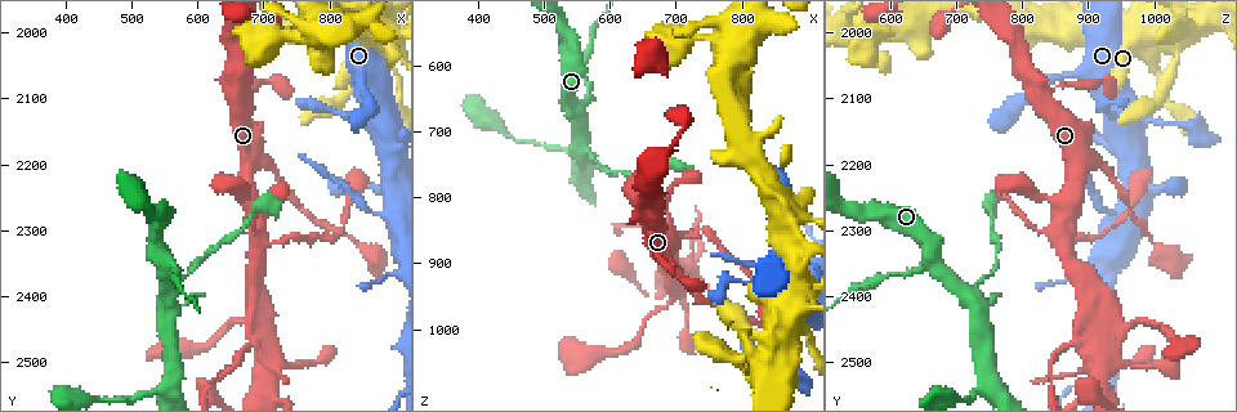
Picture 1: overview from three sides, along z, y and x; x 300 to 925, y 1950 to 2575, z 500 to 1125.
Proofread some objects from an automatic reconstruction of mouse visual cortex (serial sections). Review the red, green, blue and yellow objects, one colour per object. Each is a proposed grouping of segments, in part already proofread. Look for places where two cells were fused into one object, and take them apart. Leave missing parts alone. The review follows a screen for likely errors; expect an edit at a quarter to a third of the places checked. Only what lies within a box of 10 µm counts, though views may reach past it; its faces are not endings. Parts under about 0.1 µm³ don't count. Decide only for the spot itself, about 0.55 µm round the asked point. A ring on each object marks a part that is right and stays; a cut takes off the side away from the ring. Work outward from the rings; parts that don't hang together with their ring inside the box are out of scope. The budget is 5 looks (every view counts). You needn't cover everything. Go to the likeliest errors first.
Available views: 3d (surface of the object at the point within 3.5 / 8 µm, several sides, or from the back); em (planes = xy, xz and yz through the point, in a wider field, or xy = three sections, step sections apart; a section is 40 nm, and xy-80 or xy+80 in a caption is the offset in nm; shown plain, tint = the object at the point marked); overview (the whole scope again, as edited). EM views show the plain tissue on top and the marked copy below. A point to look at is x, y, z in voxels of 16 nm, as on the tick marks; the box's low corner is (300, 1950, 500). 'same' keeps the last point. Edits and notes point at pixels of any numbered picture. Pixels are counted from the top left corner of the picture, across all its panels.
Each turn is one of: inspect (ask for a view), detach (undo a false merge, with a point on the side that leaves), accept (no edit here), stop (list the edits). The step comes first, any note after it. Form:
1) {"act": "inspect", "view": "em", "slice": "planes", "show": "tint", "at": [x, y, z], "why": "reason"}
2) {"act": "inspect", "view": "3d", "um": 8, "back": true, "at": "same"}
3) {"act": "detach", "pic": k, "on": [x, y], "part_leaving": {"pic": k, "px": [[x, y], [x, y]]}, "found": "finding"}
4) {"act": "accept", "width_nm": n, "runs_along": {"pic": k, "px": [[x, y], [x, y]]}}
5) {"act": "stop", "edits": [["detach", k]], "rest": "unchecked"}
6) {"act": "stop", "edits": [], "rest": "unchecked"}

{"act": "inspect", "view": "3d", "um": 8, "at": [740, 2310, 855], "why": "narrows sharply"}

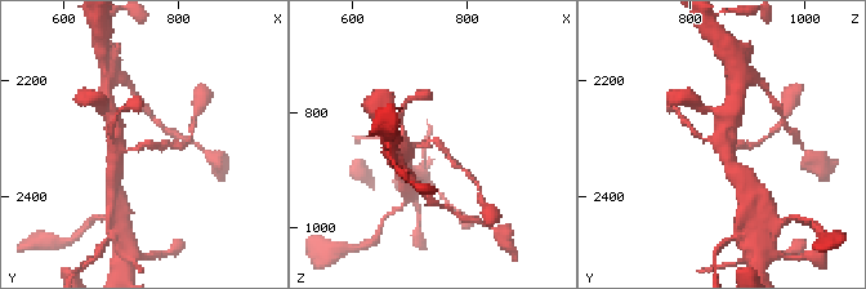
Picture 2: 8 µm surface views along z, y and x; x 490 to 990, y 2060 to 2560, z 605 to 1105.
{"act": "inspect", "view": "em", "slice": "xy", "step": 1, "show": "tint", "at": "same", "arm_widths_nm": [100, 450], "why": "now the EM"}

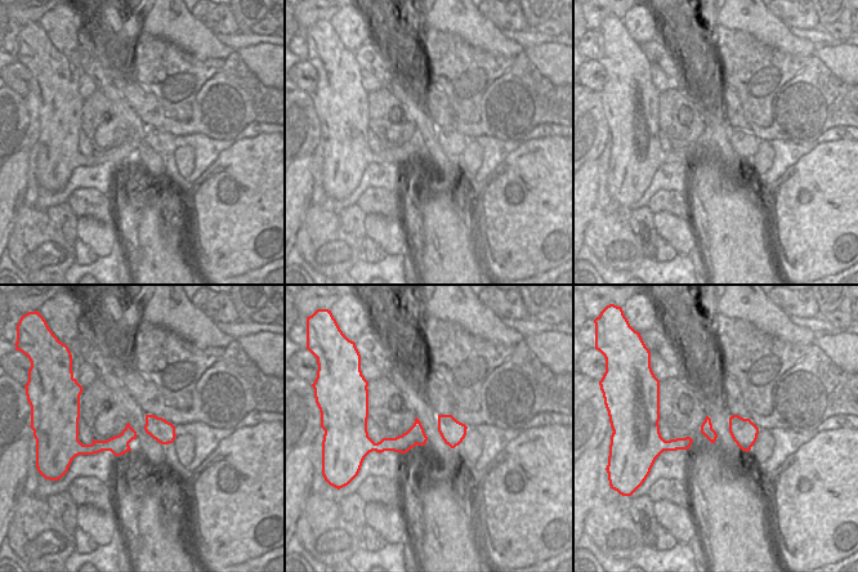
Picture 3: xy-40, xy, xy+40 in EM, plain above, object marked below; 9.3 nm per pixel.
{"act": "accept", "runs_along": {"pic": 3, "px": [[423, 437], [376, 446]]}, "found": "continuous, no second cell"}

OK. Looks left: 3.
{"act": "inspect", "view": "3d", "um": 3.5, "at": [550, 2355, 670], "why": "narrows sharply"}

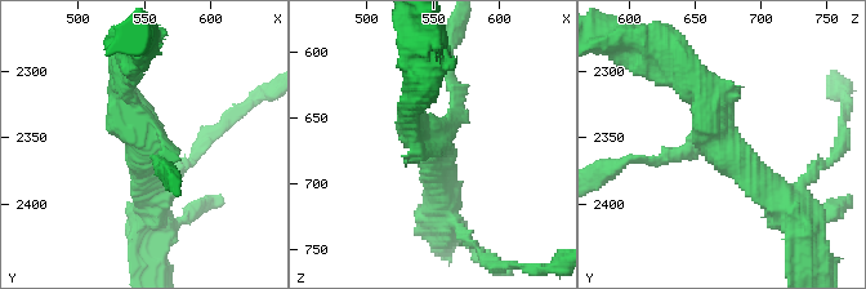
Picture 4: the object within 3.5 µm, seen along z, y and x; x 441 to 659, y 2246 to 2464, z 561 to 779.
{"act": "inspect", "view": "em", "slice": "xy", "step": 2, "show": "tint", "at": [552, 2350, 666], "arms": 3, "arm_widths_nm": [150, 250, 350], "why": "now the EM"}

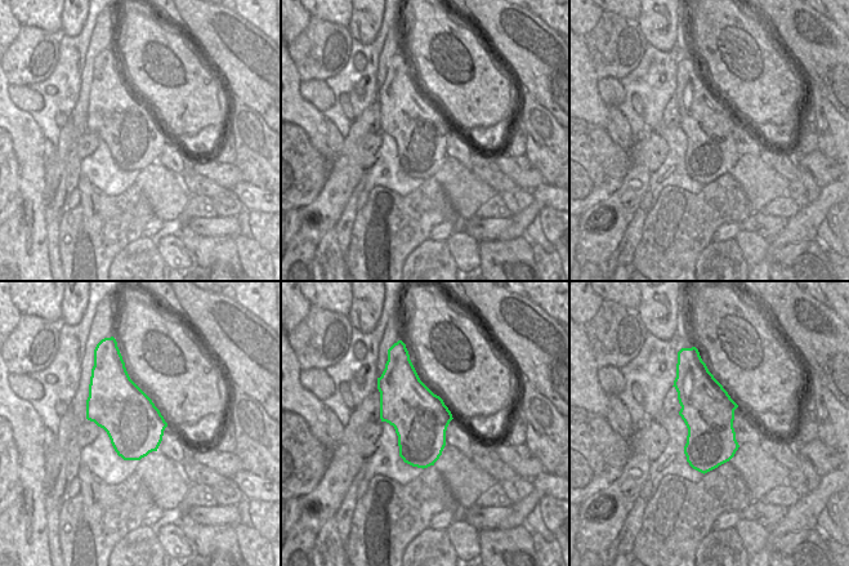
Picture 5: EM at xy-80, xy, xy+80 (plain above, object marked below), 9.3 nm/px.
{"act": "detach", "pic": 4, "on": [656, 160], "part_leaving": {"pic": 4, "px": [[693, 146], [611, 169]]}, "found": "two cells meet here"}

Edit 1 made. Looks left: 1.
{"act": "stop", "edits": [["detach", 4]], "rest": "unchecked"}

